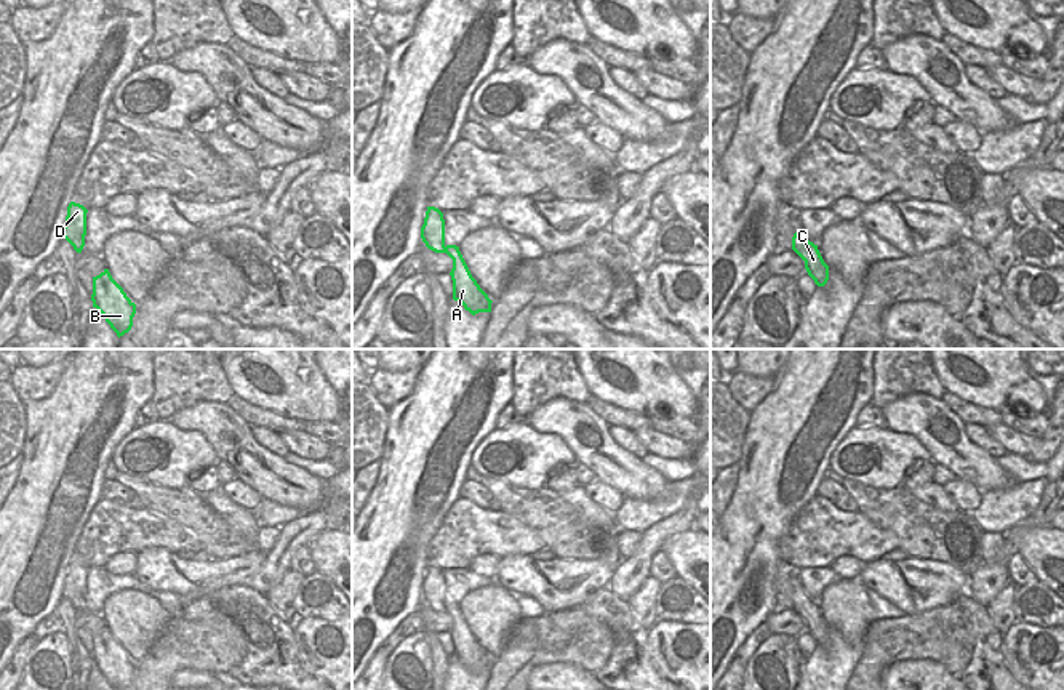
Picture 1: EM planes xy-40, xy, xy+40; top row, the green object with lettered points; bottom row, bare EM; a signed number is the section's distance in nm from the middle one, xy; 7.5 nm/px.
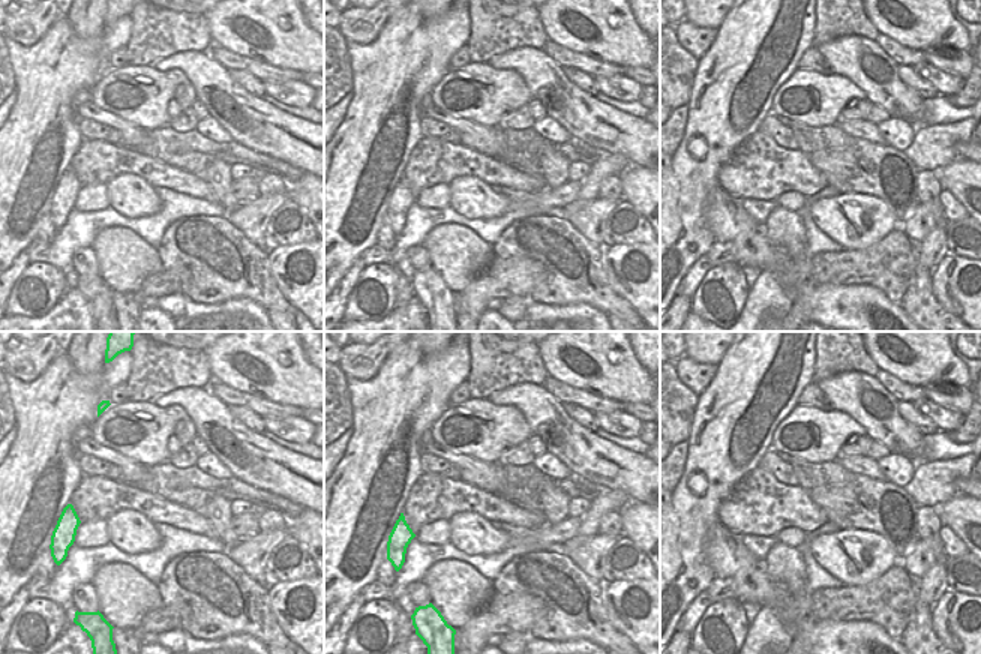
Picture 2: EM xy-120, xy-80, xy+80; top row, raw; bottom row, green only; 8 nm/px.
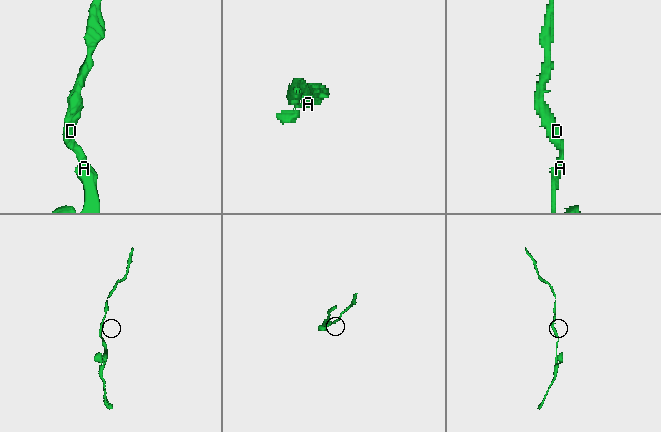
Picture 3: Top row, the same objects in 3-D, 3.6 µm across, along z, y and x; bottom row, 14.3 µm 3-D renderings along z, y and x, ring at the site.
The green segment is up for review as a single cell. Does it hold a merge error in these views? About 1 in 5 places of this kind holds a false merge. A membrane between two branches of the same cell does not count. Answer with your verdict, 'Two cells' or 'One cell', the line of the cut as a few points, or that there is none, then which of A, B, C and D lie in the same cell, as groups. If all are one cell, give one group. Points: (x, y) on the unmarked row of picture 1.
One cell. No split. Groups: A B C D

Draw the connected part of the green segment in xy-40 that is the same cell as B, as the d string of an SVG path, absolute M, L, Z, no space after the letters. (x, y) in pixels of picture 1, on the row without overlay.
M109 628L93 636L93 666L96 666L114 690L130 690L136 663L123 647L112 637Z

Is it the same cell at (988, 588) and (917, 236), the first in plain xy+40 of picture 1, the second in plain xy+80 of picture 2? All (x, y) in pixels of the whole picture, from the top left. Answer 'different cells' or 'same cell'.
same cell

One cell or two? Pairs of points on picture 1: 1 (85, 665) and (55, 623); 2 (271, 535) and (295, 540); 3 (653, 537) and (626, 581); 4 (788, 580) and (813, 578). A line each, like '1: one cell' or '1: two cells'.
1: two cells
2: two cells
3: one cell
4: two cells

